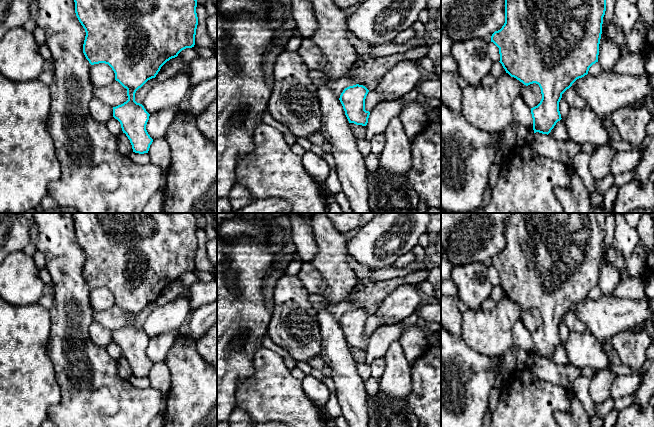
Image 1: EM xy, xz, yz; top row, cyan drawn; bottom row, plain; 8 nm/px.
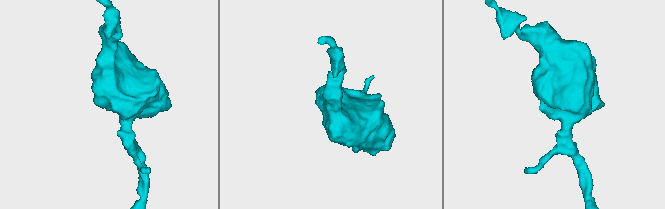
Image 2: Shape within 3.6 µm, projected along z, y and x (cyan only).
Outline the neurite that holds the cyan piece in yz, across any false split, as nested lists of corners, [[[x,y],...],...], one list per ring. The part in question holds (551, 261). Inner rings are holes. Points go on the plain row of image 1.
[[[513,213],[505,220],[505,247],[491,260],[499,272],[500,287],[511,301],[524,309],[536,307],[541,313],[540,327],[531,332],[534,357],[549,358],[560,345],[562,318],[598,286],[603,241],[606,235],[605,213]]]

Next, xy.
[[[73,213],[76,240],[85,253],[83,277],[91,289],[108,288],[115,297],[115,304],[127,313],[128,324],[113,331],[123,357],[132,369],[133,376],[148,377],[153,363],[146,354],[150,338],[135,325],[135,317],[148,304],[155,302],[161,291],[170,283],[195,269],[198,249],[197,224],[193,213]]]

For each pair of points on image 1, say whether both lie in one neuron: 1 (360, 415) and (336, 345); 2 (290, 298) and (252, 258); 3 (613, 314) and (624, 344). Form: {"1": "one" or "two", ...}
{"1": "one", "2": "two", "3": "two"}

